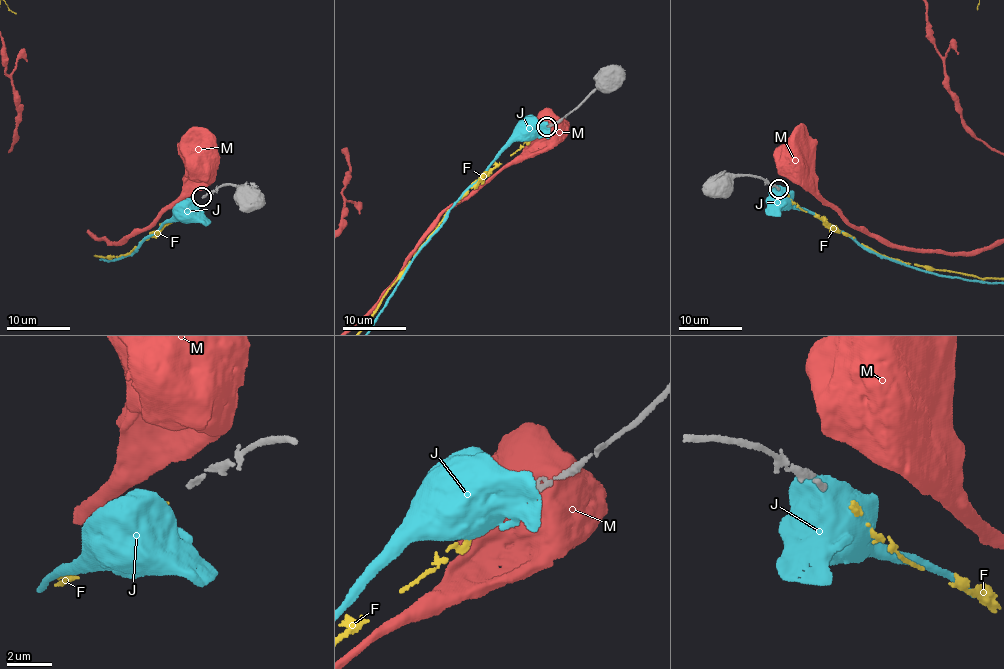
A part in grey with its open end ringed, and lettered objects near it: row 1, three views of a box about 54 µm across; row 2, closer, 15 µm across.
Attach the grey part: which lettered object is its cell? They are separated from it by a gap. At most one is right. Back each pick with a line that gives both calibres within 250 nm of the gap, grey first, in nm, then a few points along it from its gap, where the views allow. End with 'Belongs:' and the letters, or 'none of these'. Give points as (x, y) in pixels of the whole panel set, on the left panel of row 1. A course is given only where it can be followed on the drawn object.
F: 240 nm thick on the grey side, 260 nm on the other
Belongs: F

